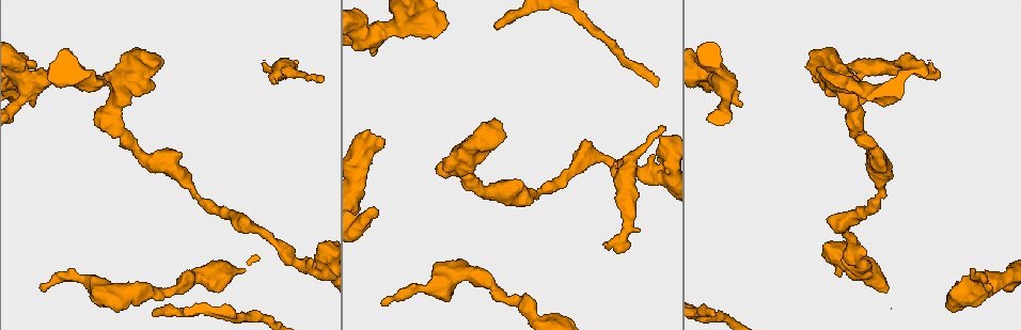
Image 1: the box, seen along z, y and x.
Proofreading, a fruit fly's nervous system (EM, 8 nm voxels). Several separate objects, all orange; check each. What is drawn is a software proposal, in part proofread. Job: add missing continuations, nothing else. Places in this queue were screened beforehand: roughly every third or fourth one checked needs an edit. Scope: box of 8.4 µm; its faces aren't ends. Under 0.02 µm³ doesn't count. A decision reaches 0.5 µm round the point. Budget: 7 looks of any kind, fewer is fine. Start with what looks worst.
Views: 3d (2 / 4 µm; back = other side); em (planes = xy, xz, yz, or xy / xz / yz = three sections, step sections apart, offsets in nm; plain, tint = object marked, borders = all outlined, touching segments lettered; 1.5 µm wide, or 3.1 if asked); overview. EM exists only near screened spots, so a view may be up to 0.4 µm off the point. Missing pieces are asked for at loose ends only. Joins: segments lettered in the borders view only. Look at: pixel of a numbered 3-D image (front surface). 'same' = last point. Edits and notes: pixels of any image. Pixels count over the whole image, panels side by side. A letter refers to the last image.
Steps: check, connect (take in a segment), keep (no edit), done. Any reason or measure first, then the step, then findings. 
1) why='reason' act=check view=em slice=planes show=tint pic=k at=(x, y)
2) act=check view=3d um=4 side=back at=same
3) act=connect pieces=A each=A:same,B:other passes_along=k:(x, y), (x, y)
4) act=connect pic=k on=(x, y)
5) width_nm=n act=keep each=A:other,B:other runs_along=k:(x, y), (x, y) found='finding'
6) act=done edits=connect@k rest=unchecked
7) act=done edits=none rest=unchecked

why='branch stops here' act=check view=3d um=2 pic=1 at=(713, 313)

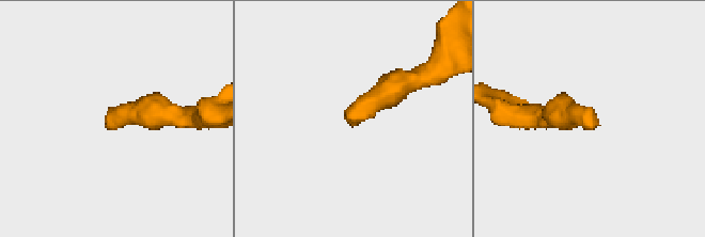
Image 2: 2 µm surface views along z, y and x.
why='shape alone is not enough' act=check view=em slice=planes show=borders pic=2 at=(348, 120)

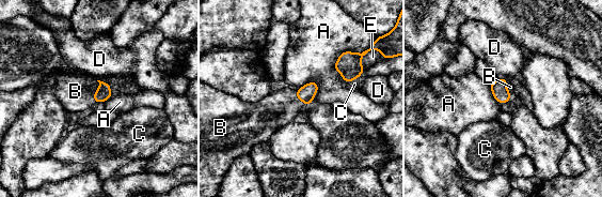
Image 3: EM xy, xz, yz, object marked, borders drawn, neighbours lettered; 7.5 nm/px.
act=connect pieces=B each=A:other,B:same,C:other,D:other,E:other passes_along=3:(103, 94), (97, 91), (75, 91) found='it goes on there'

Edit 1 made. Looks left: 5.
act=check view=overview

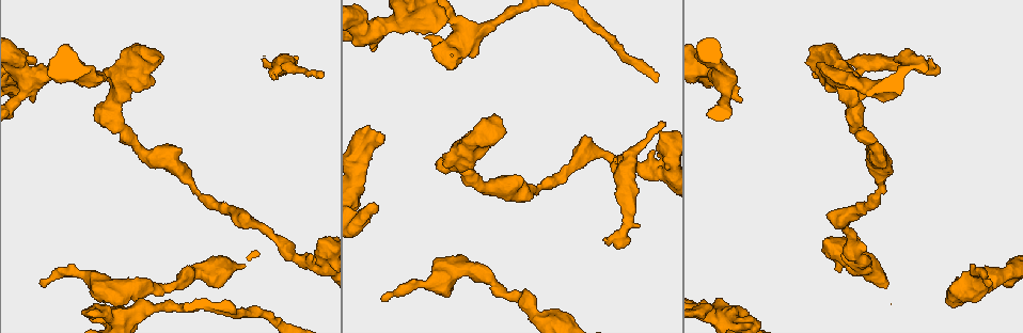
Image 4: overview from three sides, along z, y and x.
why='free end' act=check view=3d um=2 pic=4 at=(274, 78)

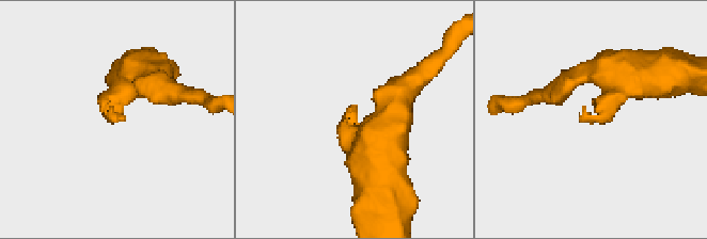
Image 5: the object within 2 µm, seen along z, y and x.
why='need the tissue' act=check view=em slice=planes show=tint pic=5 at=(120, 117)

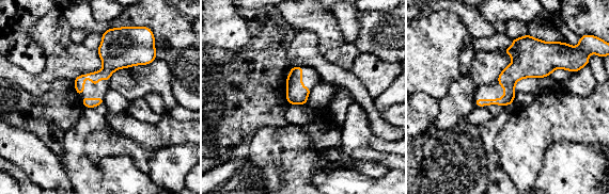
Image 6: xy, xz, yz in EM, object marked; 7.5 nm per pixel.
why='what lies round it' act=check view=em slice=planes show=borders at=same

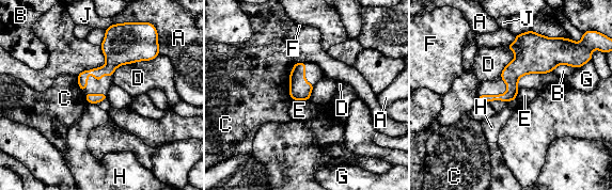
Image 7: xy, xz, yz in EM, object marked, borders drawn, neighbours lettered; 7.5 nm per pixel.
act=keep each=A:other,B:other,C:other,D:other,E:other,F:other,G:other,H:other,J:other border=7:(88, 103), (96, 104) found='no lettered segment goes on from it'

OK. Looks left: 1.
act=done edits=connect@3 rest=unchecked

